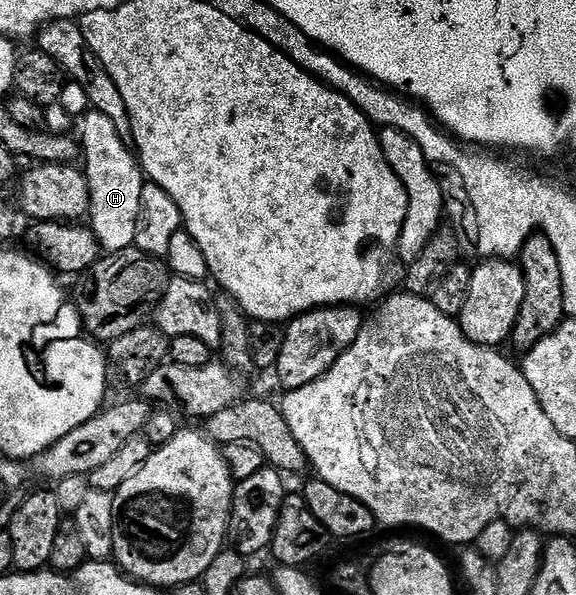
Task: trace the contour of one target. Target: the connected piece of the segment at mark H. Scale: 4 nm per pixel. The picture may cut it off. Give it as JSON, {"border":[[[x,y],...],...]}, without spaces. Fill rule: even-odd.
{"border":[[[91,111],[82,121],[81,153],[85,161],[87,157],[85,172],[91,196],[89,228],[97,235],[104,254],[130,249],[137,235],[137,211],[141,211],[141,191],[145,184],[139,158],[132,146],[117,135],[117,127],[113,127],[113,119],[109,119],[109,115]]]}

